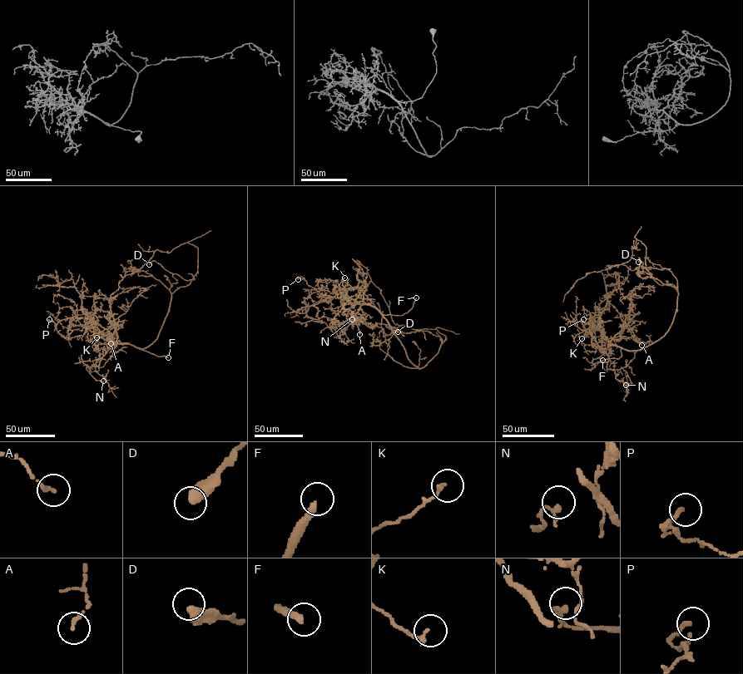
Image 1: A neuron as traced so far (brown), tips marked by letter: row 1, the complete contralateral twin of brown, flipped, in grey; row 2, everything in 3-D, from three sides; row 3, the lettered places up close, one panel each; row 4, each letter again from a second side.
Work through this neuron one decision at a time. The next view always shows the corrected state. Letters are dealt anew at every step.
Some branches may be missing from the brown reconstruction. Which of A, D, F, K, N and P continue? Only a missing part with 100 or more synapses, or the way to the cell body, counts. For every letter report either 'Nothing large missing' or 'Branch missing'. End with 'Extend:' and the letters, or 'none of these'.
A: Nothing large missing
D: Nothing large missing
F: Branch missing
K: Nothing large missing
N: Nothing large missing
P: Nothing large missing
Extend: F

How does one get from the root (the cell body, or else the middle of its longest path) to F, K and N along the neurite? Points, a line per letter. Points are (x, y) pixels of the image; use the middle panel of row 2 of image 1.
F: (417, 367), (408, 360), (382, 314), (403, 315), (412, 307), (416, 297)
K: (417, 367), (408, 360), (385, 317), (374, 307), (355, 300), (361, 287), (351, 286), (341, 280), (344, 277)
N: (417, 367), (408, 360), (388, 321), (375, 308), (347, 302), (334, 320), (344, 325), (352, 319)

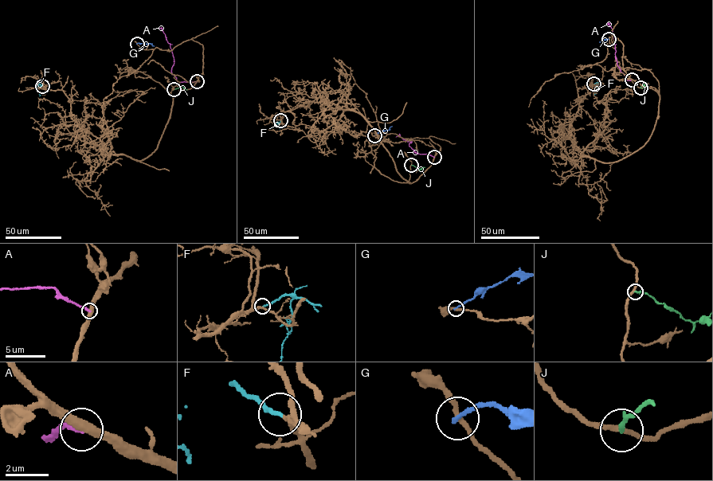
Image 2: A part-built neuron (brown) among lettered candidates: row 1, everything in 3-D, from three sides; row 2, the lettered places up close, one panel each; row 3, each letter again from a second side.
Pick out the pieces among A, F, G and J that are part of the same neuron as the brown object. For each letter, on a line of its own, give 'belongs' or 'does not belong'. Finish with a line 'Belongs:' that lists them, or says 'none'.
A: does not belong
F: belongs
G: does not belong
J: does not belong
Belongs: F

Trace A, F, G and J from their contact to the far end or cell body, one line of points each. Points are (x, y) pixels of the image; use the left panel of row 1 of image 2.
A: (197, 81), (177, 80), (171, 72), (174, 63), (170, 44), (162, 28), (158, 29)
F: (42, 86), (40, 84), (37, 87), (39, 96)
G: (136, 44), (150, 43), (154, 46)
J: (174, 89), (181, 85), (187, 90)

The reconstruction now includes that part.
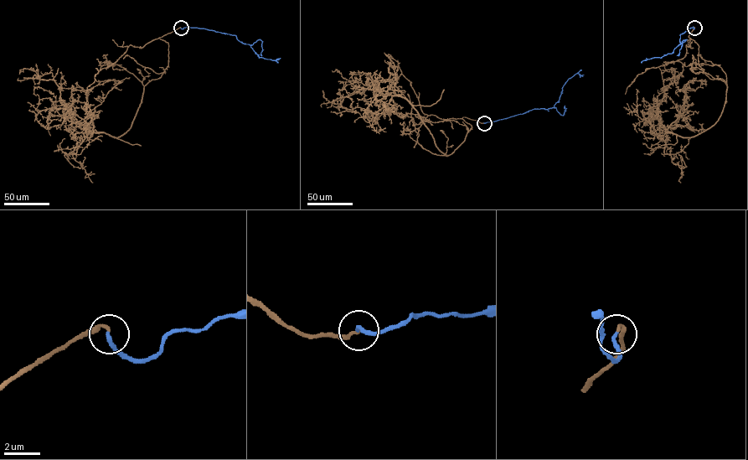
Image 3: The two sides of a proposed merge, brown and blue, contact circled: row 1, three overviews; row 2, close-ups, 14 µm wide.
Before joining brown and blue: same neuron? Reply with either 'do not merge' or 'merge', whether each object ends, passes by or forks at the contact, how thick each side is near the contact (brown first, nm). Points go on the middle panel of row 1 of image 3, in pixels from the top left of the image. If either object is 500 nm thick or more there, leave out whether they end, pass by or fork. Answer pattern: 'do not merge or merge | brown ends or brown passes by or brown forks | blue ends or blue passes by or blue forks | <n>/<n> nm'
merge | brown ends | blue ends | 170/240 nm

